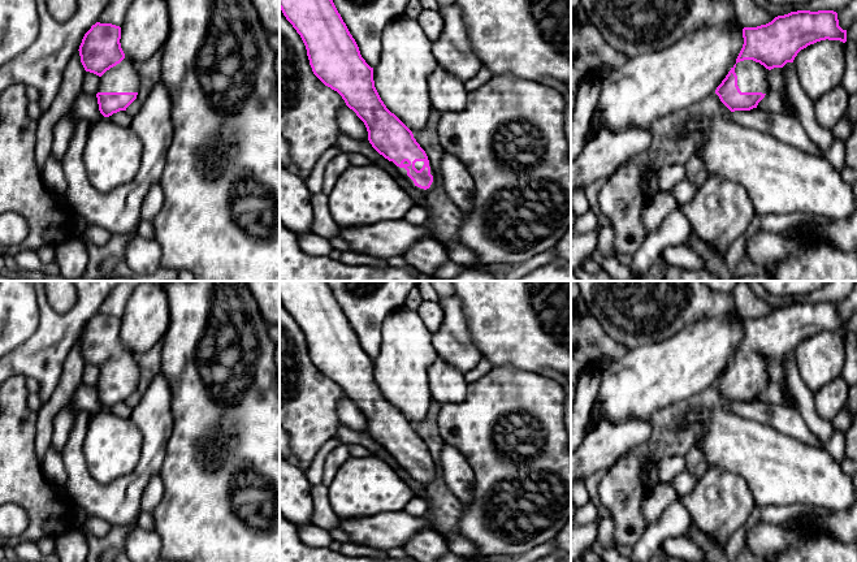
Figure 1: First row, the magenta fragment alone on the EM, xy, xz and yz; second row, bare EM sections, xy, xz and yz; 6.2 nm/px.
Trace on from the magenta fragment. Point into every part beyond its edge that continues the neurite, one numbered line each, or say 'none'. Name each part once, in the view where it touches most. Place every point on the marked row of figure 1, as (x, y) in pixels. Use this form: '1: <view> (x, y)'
1: yz (752, 77)

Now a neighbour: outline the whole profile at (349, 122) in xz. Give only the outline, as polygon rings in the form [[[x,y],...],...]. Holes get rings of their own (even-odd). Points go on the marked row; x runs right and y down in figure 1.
[[[347,105],[338,113],[338,126],[343,134],[355,140],[364,140],[368,137],[364,122]]]

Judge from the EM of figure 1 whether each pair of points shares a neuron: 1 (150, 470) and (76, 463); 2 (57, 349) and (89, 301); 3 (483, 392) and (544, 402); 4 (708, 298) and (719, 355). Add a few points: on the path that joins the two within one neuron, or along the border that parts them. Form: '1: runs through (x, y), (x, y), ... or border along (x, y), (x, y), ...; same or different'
1: runs through (130, 487), (126, 491), (96, 491), (89, 483); same
2: runs through (57, 337), (82, 312); same
3: runs through (498, 392), (528, 392); same
4: border along (734, 307), (717, 316), (697, 319), (683, 328); different

